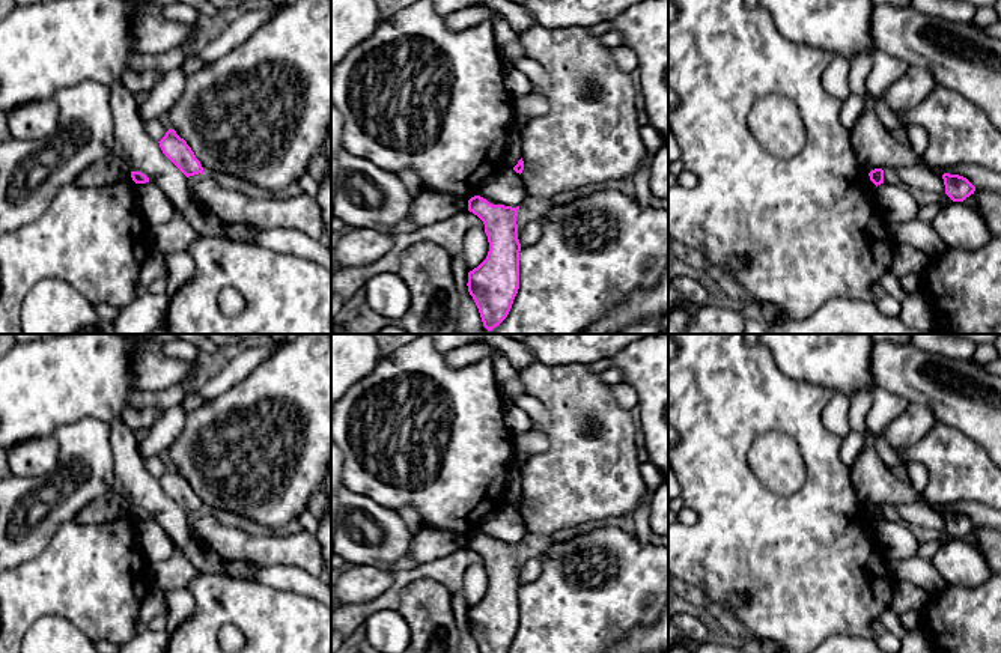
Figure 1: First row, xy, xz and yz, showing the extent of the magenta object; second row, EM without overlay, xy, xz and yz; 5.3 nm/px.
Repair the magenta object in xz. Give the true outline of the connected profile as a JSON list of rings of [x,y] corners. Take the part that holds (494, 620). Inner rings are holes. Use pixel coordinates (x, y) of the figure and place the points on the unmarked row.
[[[480,533],[468,537],[468,548],[485,561],[489,579],[486,596],[468,609],[468,629],[480,653],[507,653],[519,626],[518,546],[492,542]]]

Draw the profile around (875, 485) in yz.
[[[869,433],[856,462],[850,466],[850,480],[860,507],[870,510],[875,506],[899,506],[924,498],[882,462],[875,445],[876,436]]]

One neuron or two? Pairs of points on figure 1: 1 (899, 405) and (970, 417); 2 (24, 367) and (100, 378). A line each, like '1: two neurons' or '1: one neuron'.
1: two neurons
2: one neuron

